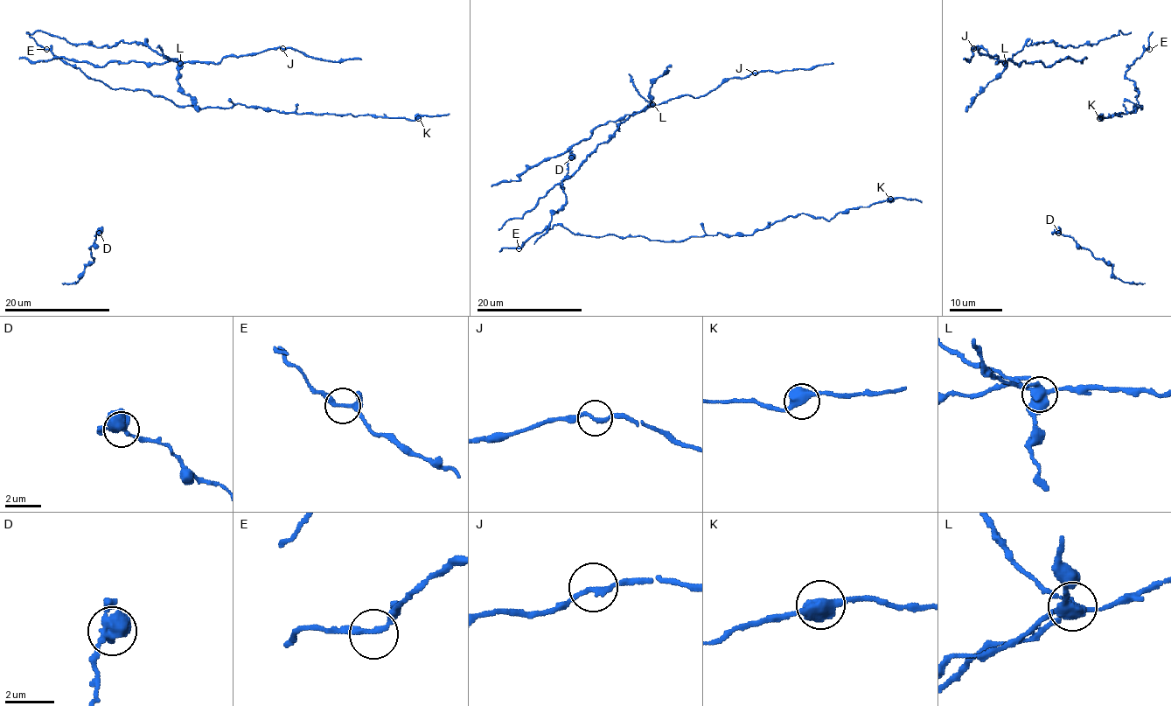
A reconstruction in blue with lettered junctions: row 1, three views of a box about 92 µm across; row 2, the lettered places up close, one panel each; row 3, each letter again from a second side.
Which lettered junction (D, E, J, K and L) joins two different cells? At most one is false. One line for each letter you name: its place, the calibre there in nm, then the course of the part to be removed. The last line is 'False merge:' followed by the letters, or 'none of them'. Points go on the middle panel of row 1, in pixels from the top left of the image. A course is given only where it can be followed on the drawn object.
L: place (652, 104); calibre 440 nm; course (651, 103), (649, 89), (670, 64)
False merge: L

